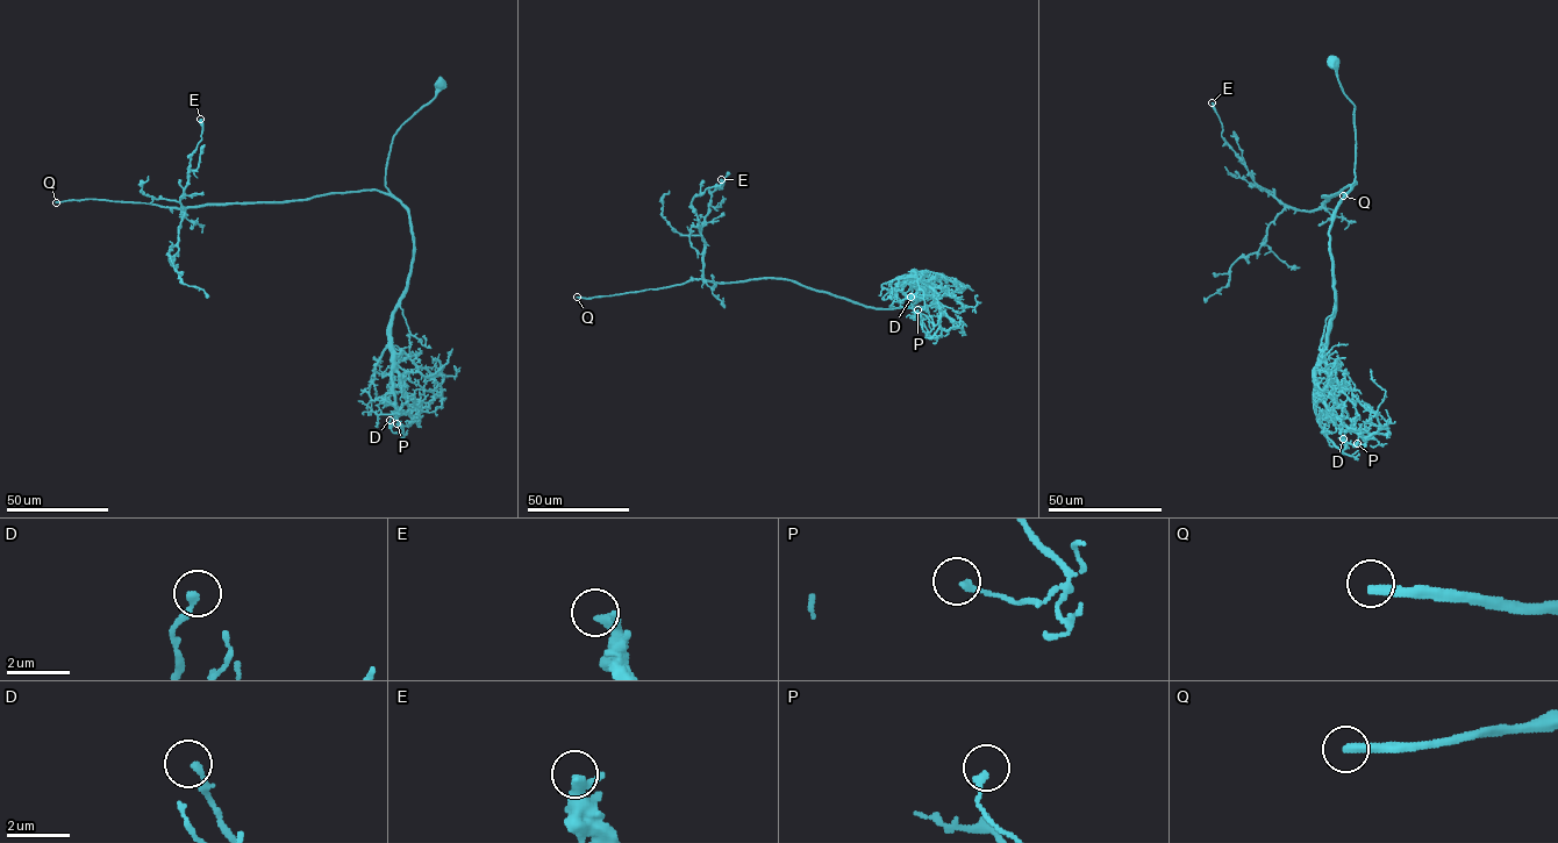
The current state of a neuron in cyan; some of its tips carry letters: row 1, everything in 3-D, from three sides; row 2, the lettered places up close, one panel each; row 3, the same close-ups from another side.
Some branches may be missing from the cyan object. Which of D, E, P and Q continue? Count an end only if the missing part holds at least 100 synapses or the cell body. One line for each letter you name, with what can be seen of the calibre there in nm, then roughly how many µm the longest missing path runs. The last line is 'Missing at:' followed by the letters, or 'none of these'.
Q: Thickness 280 nm. Missing length about 150 µm
Missing at: Q

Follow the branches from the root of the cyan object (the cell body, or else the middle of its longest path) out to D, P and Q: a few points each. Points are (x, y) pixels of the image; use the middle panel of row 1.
D: (962, 288), (926, 307), (906, 307), (934, 285), (919, 288), (912, 271), (923, 297), (910, 297)
P: (962, 288), (906, 307), (934, 285), (919, 288), (915, 272), (934, 292), (938, 322), (917, 309)
Q: (962, 288), (926, 307), (898, 308), (867, 307), (772, 278), (693, 279), (577, 297)

